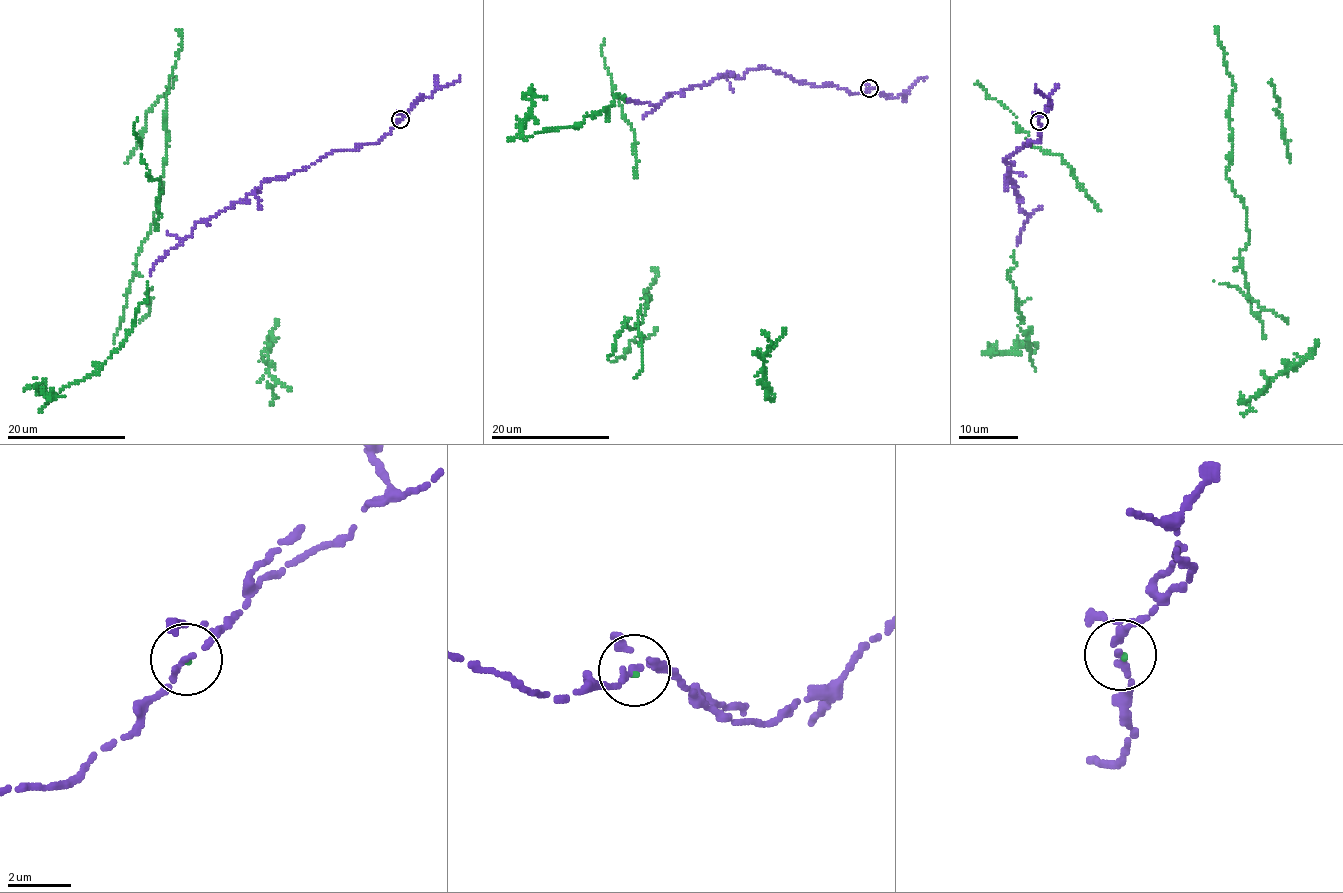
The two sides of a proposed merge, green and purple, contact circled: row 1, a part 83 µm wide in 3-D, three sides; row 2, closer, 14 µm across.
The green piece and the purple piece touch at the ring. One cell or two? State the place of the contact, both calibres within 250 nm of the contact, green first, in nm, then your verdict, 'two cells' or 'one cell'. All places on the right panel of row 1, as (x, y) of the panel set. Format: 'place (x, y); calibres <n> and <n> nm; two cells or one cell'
place (1039, 121); calibres 100 and 180 nm; one cell

